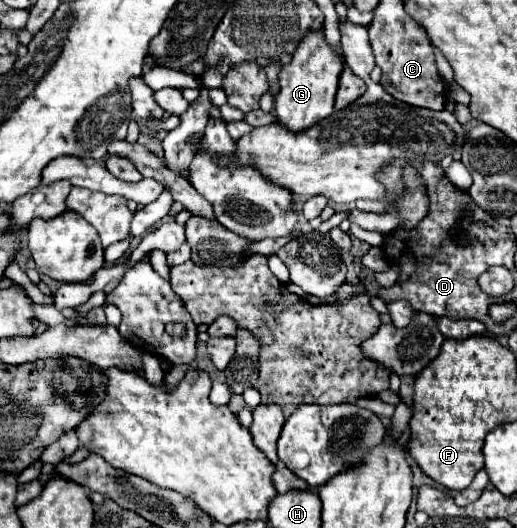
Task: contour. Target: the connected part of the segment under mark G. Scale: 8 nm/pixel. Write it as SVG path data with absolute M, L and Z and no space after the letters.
M320 32L308 34L308 38L304 38L304 42L300 42L296 52L292 54L292 62L288 66L282 66L280 70L280 92L274 100L278 118L276 122L280 122L280 126L288 126L288 130L298 134L300 130L308 130L308 126L328 118L334 112L334 94L344 64L342 60L344 58L326 44Z

